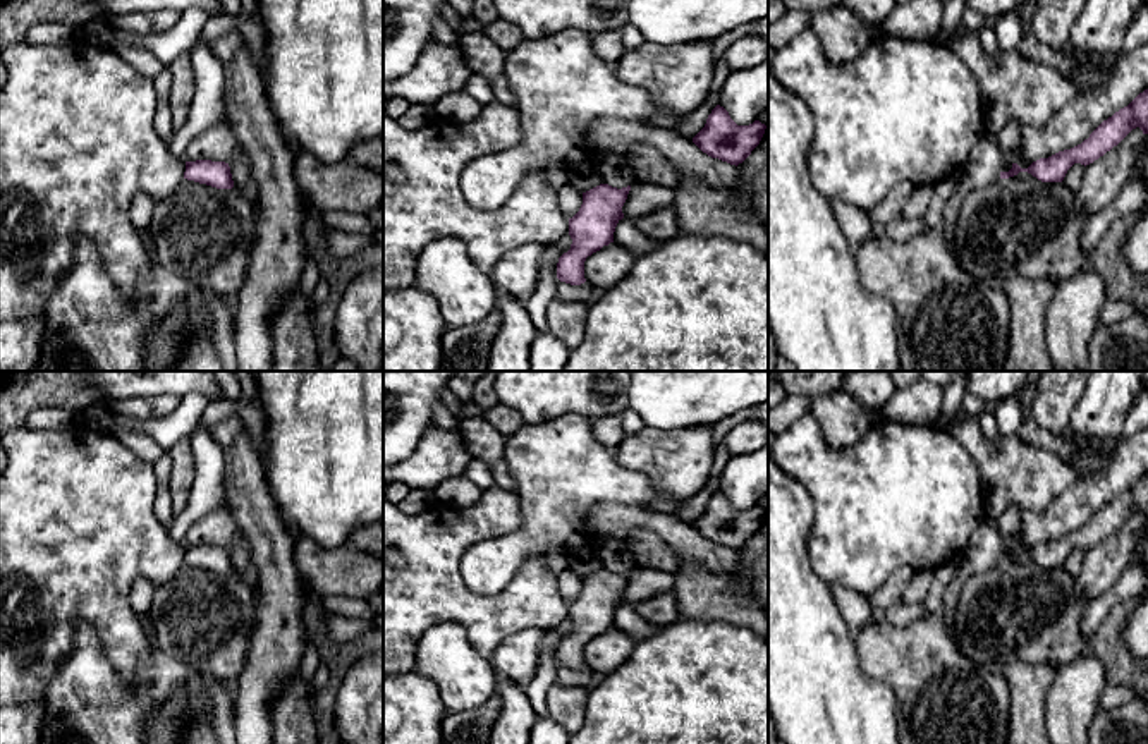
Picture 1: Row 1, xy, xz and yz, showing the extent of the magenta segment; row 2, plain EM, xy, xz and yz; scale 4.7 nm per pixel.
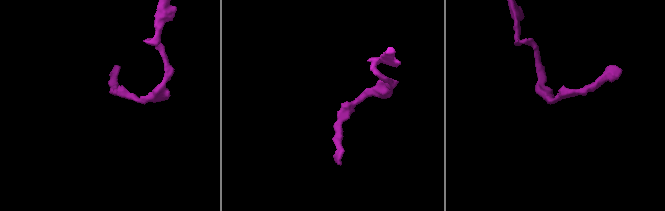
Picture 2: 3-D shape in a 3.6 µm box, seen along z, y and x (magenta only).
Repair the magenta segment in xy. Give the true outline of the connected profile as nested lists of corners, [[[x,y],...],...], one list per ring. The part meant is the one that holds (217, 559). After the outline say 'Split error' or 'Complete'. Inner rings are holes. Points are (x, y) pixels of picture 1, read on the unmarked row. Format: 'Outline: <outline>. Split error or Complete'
Outline: [[[196,545],[186,546],[184,564],[206,569],[217,574],[232,574],[230,552],[225,546]]]. Complete

